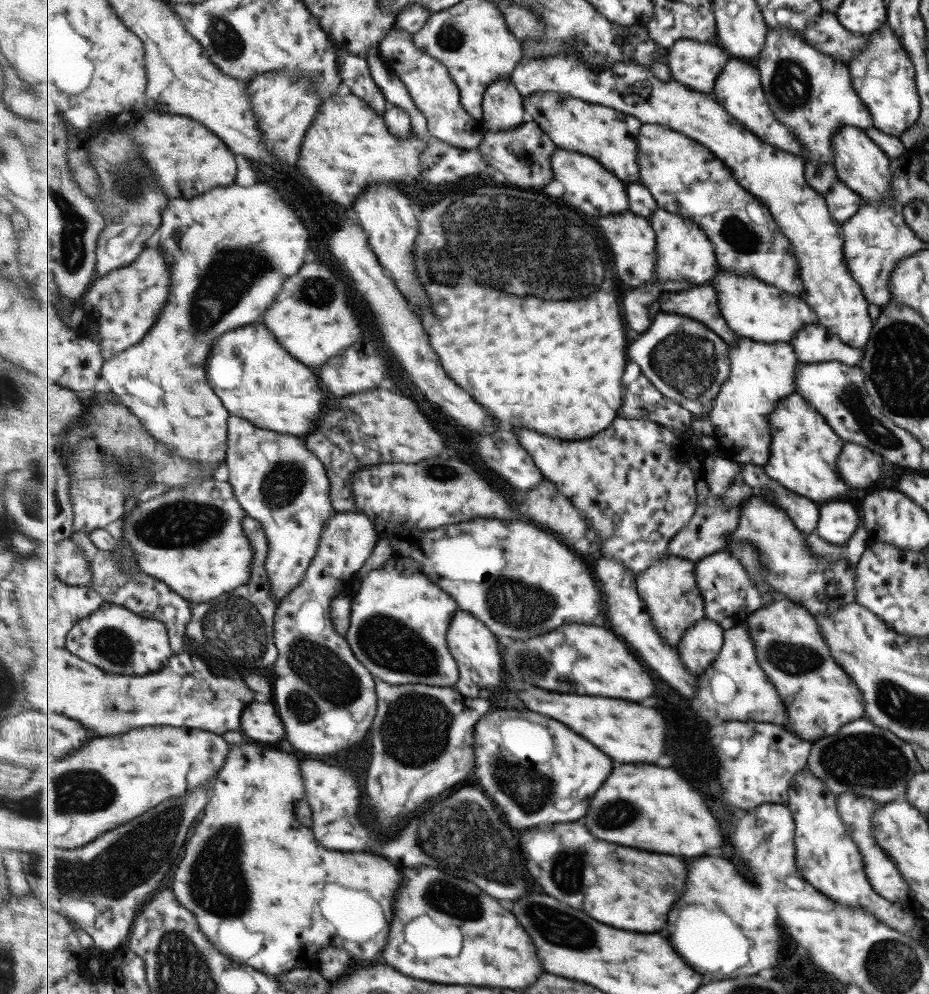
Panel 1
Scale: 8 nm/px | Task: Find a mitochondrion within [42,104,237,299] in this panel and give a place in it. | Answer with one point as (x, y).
(72, 226)

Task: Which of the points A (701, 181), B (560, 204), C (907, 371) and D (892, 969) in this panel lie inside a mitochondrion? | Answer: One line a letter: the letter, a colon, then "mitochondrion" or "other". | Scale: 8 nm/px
A: other
B: other
C: mitochondrion
D: mitochondrion

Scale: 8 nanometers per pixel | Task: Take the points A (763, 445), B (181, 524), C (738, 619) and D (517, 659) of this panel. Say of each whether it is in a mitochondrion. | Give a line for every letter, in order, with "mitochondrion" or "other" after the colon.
A: other
B: mitochondrion
C: other
D: mitochondrion

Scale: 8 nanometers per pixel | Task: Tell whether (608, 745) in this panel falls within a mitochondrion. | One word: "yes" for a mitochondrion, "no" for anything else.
no

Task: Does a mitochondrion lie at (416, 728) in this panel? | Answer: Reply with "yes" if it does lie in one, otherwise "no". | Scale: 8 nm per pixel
yes

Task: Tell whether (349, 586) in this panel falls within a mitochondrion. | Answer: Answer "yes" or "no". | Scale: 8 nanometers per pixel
no

